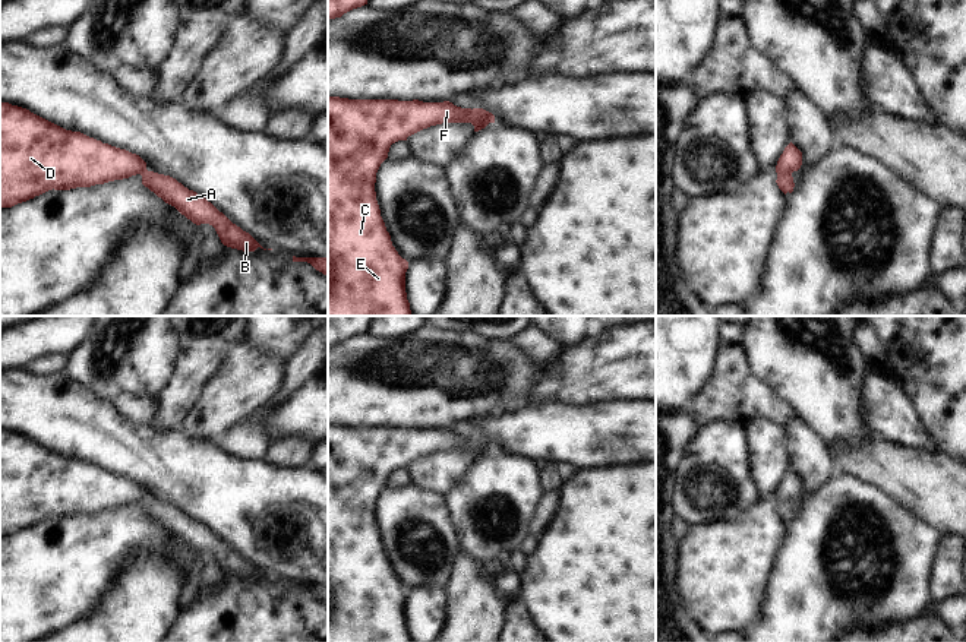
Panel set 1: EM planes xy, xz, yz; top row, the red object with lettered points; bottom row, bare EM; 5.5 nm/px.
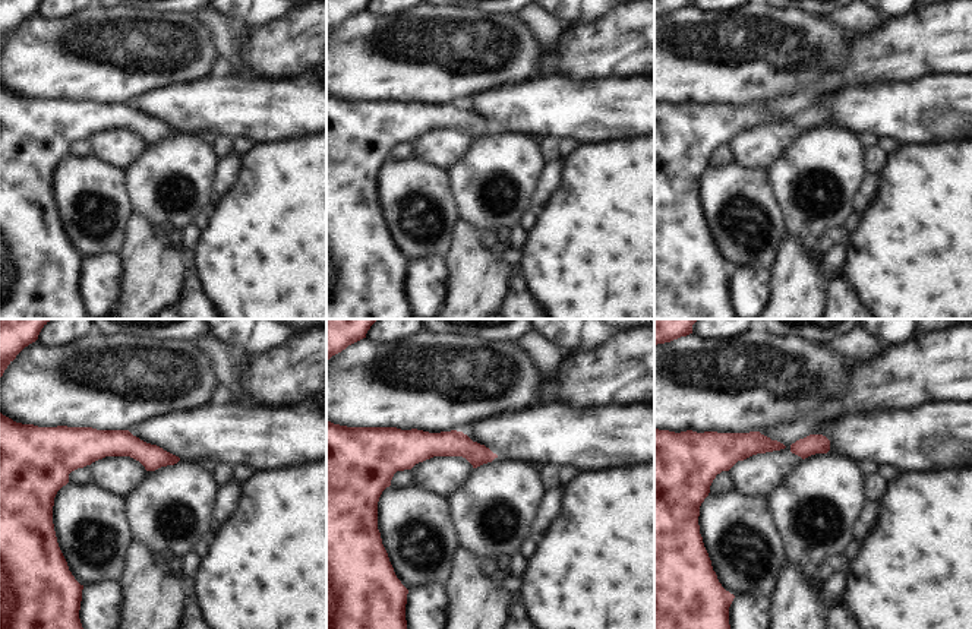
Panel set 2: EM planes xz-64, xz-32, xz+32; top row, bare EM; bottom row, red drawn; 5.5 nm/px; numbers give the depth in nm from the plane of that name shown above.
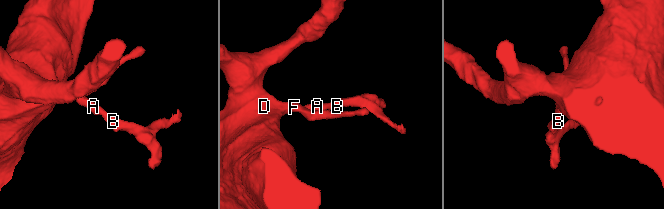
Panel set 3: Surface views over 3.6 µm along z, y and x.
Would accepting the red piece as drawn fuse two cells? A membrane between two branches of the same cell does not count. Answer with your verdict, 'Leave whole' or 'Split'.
Split.

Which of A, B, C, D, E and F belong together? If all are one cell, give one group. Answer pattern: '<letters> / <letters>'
A B / C D E F

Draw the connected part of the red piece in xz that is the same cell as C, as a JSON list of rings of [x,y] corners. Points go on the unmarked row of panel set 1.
[[[328,424],[328,642],[411,642],[405,620],[408,589],[392,573],[375,510],[392,471],[442,450],[470,450],[471,436],[449,428],[348,427]]]

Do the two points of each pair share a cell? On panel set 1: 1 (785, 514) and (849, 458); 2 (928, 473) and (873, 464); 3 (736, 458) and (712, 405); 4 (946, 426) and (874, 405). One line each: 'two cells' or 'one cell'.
1: two cells
2: one cell
3: two cells
4: two cells

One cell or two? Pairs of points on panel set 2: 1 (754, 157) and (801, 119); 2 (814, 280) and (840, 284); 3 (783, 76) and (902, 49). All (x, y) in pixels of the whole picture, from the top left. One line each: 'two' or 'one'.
1: one
2: two
3: two

